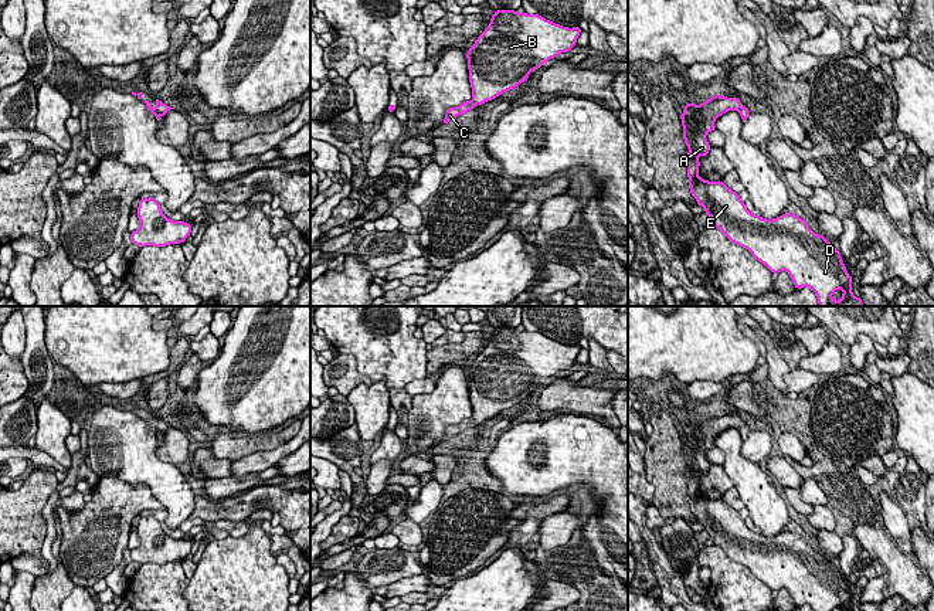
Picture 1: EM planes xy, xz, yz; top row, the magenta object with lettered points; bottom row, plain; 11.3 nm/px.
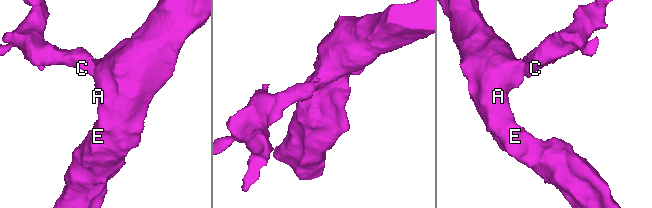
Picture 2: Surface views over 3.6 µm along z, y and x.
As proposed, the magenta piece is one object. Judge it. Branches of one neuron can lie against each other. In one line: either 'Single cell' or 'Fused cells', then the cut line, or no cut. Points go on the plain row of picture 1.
Single cell. No split

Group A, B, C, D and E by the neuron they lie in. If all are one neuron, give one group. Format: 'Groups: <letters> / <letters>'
Groups: A B C D E

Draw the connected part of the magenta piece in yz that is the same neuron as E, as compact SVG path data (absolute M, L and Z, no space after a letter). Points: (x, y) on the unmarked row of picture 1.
M713 413L702 422L687 421L680 432L683 444L683 456L689 465L686 472L689 506L697 522L703 525L710 539L731 560L748 567L751 573L764 581L772 591L787 588L797 607L808 604L815 611L833 611L842 607L843 611L852 611L852 594L846 588L840 570L823 553L815 551L805 537L789 529L767 537L754 533L740 517L738 510L728 506L721 498L709 499L699 493L699 475L707 473L710 462L706 452L716 448L714 439L719 434L728 428L738 428L744 439L747 439L750 428L744 422L740 424L741 415Z

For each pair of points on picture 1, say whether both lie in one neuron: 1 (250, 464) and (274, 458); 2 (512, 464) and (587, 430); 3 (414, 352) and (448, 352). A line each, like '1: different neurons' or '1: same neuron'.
1: same neuron
2: same neuron
3: different neurons

